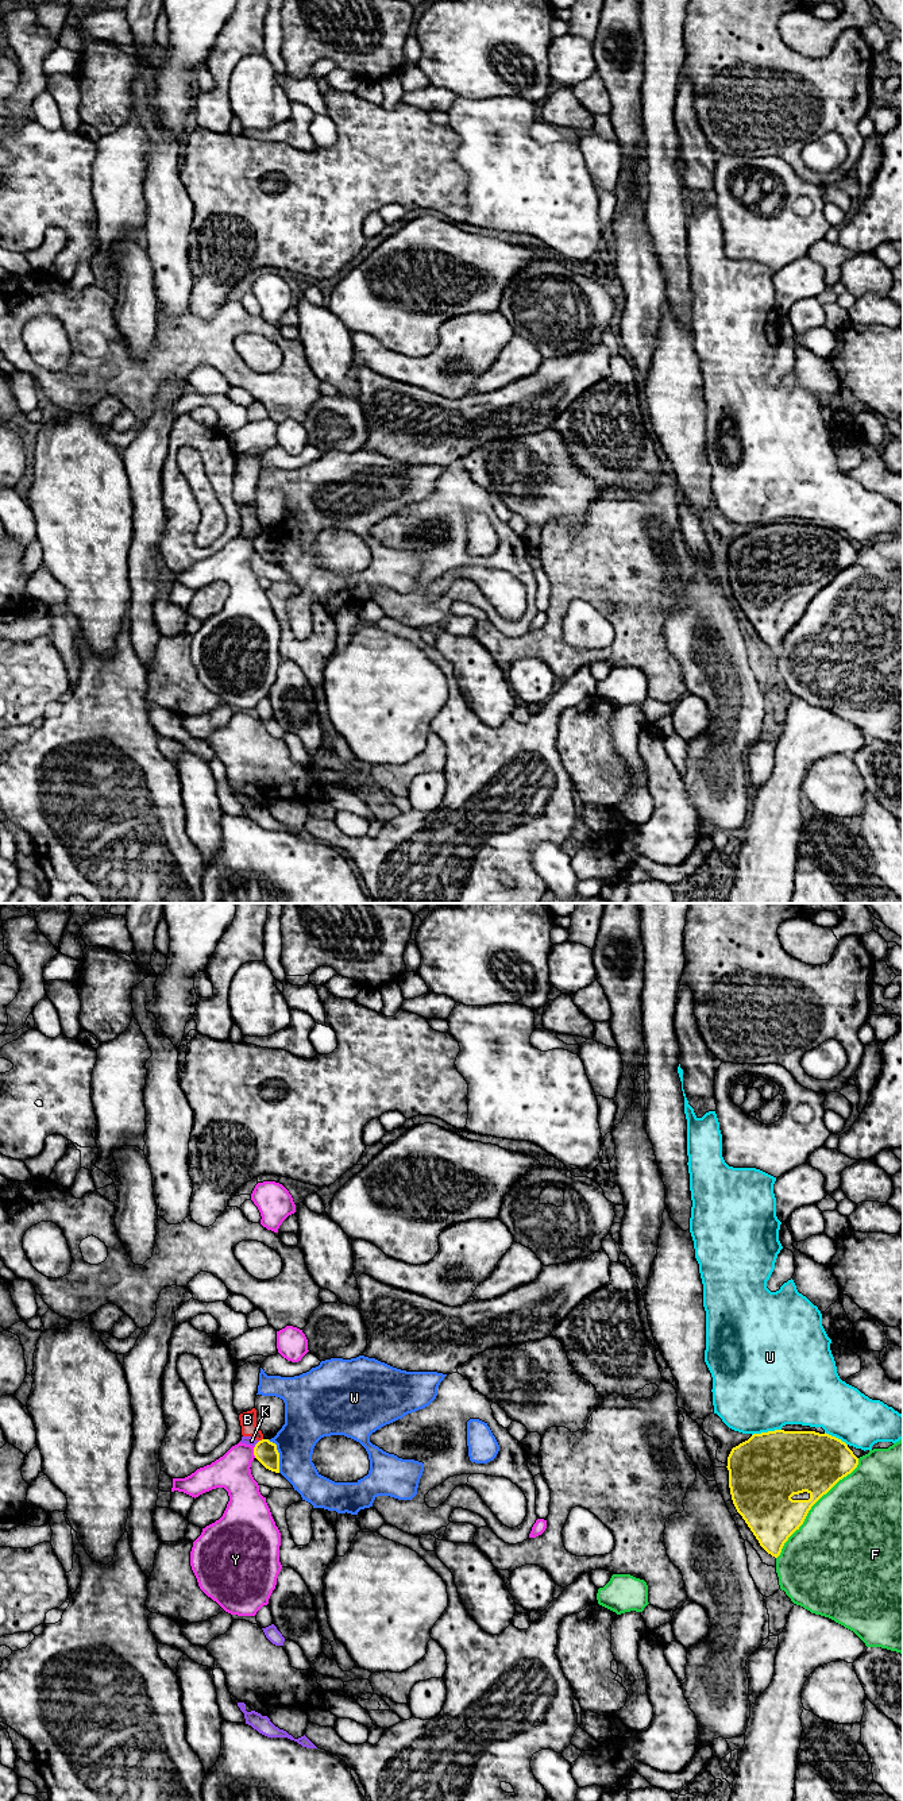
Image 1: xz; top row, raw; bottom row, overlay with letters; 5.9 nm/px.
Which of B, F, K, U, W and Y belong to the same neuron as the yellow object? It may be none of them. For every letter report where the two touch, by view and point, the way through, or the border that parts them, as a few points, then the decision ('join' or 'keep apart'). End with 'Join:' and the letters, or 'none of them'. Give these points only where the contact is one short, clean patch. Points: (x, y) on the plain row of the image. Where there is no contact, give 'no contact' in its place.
B: xz (262, 532) | along xz (262, 531), (259, 533) | keep apart
F: xz (811, 598) | keep apart
K: xz (258, 535) | along xz (259, 533), (254, 538) | keep apart
U: xz (765, 525) | keep apart
W: xz (278, 547) | keep apart
Y: xz (254, 544) | keep apart
Join: none of them

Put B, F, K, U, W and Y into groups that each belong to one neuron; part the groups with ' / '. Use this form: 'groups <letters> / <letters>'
groups B K / F / U / W / Y

